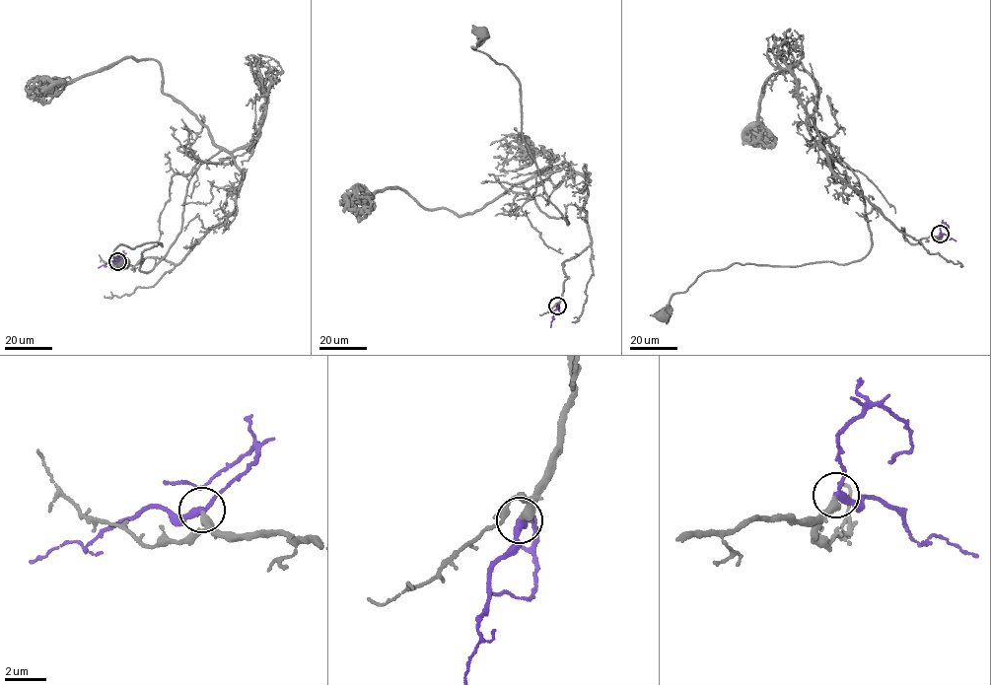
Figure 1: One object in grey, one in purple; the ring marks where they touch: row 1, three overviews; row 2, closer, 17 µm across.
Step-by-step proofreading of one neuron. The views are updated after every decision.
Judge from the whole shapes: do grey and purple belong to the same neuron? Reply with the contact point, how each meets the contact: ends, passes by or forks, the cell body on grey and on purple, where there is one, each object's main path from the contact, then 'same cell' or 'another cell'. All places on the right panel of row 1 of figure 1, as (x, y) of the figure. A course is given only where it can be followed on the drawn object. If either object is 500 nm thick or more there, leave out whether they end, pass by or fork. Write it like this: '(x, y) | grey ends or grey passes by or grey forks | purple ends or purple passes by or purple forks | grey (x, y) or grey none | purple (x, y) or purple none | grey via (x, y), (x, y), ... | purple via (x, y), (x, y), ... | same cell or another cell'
(940, 234) | grey ends | purple passes by | grey (663, 314) | purple none | grey via (940, 234), (905, 240), (841, 180), (815, 128), (857, 178), (869, 253), (735, 262), (701, 273), (662, 315) | purple via (940, 234), (955, 240) | same cell

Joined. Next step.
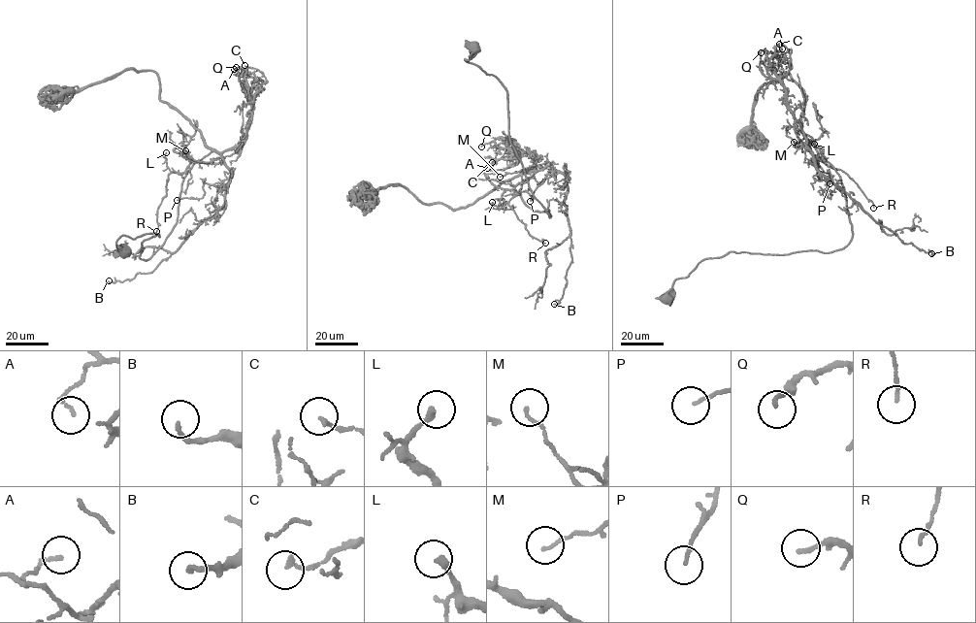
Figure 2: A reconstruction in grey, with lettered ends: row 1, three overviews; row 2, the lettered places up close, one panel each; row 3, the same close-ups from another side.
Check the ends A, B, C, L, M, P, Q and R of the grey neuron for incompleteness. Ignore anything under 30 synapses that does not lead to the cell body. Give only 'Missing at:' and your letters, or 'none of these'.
Missing at: none of these

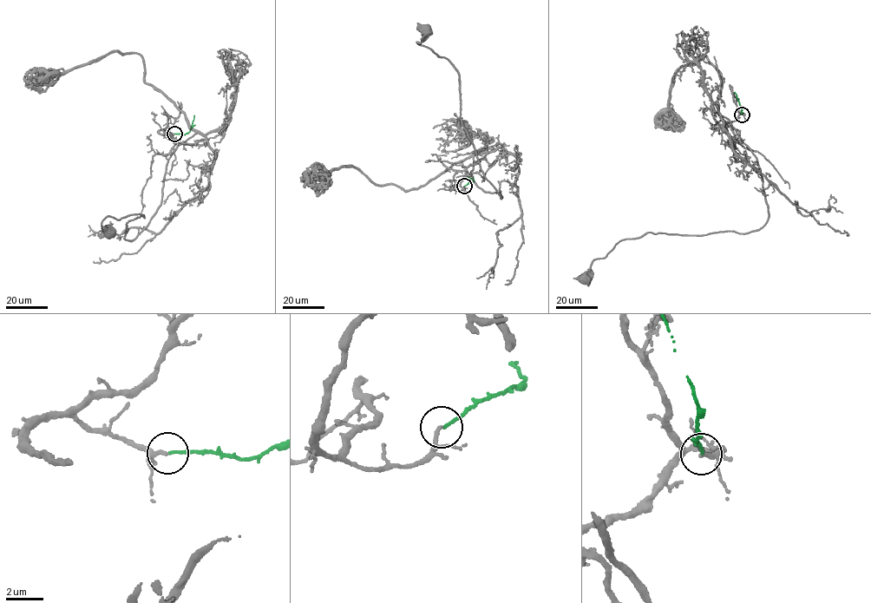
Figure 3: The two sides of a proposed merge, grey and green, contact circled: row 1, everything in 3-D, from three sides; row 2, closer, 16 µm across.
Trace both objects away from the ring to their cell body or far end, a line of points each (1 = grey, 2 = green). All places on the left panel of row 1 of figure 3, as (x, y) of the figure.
1: (174, 134), (206, 141), (173, 153), (140, 232), (124, 238), (140, 214), (108, 216), (109, 232)
2: (174, 134), (185, 134), (190, 131), (194, 115)

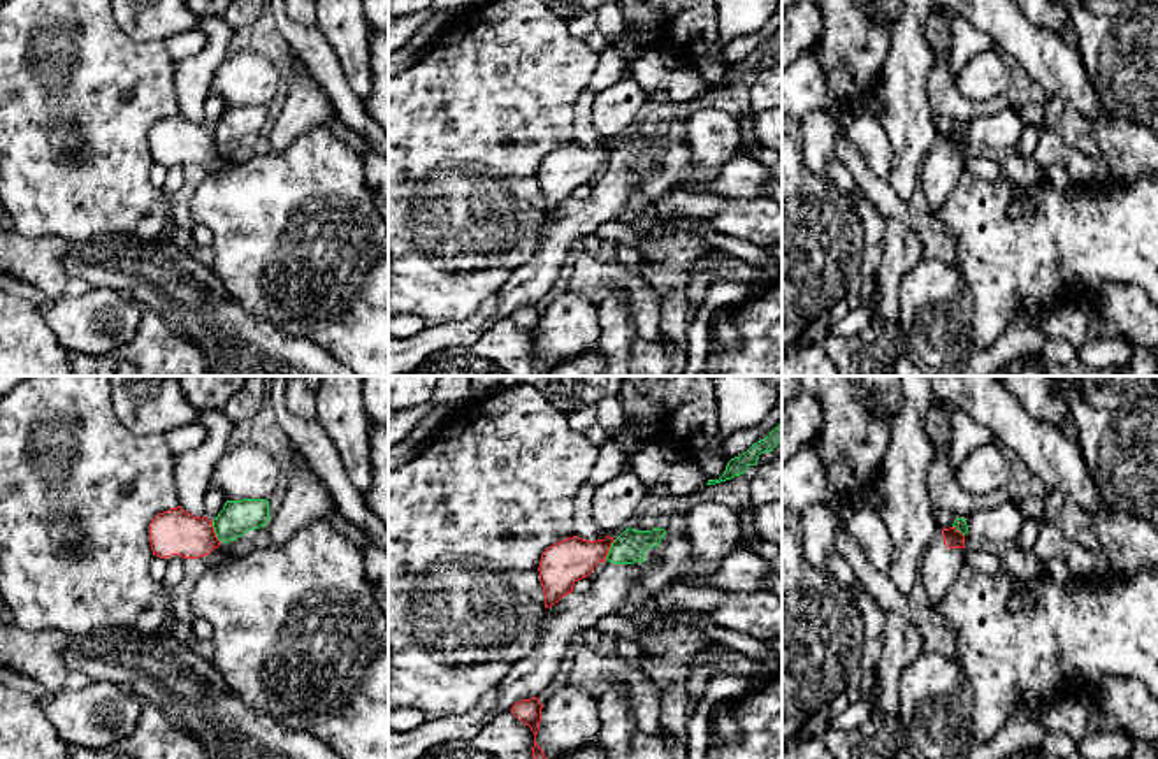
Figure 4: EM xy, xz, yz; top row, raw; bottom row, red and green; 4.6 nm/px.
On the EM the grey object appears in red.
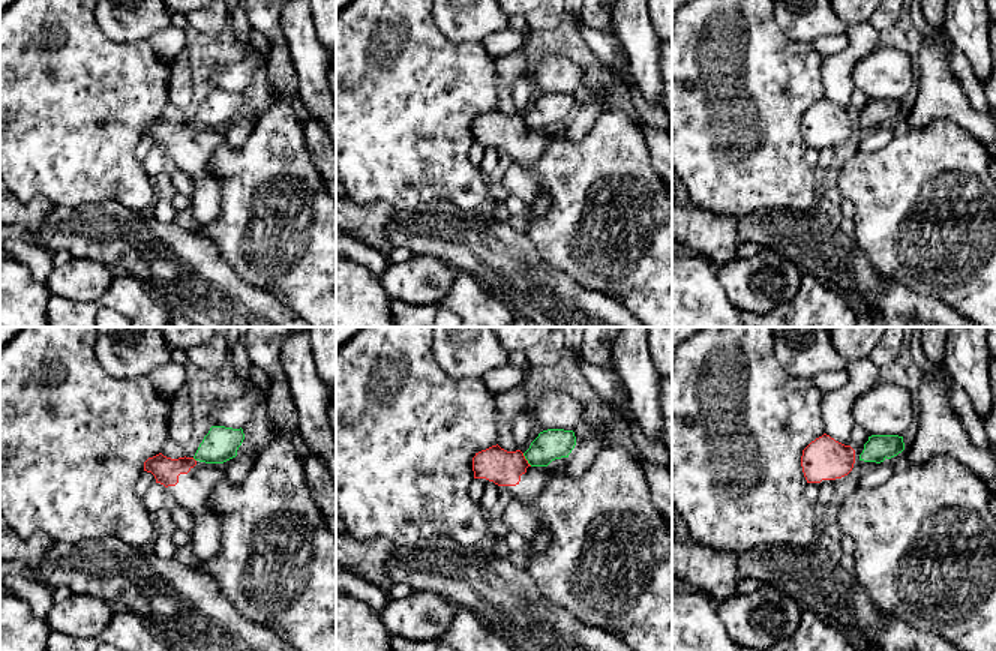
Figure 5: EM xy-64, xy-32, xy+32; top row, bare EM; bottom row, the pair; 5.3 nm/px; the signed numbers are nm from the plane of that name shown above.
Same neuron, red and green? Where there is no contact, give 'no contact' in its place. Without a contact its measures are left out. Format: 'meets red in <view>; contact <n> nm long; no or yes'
meets red in xy; contact 110 nm long; no

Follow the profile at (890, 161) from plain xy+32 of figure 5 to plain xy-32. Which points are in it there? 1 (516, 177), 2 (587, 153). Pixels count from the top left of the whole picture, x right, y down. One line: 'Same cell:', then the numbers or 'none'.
Same cell: 1, 2

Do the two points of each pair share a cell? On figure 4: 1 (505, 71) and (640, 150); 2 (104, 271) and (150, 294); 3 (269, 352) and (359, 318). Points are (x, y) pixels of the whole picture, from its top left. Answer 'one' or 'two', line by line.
1: two
2: one
3: two

